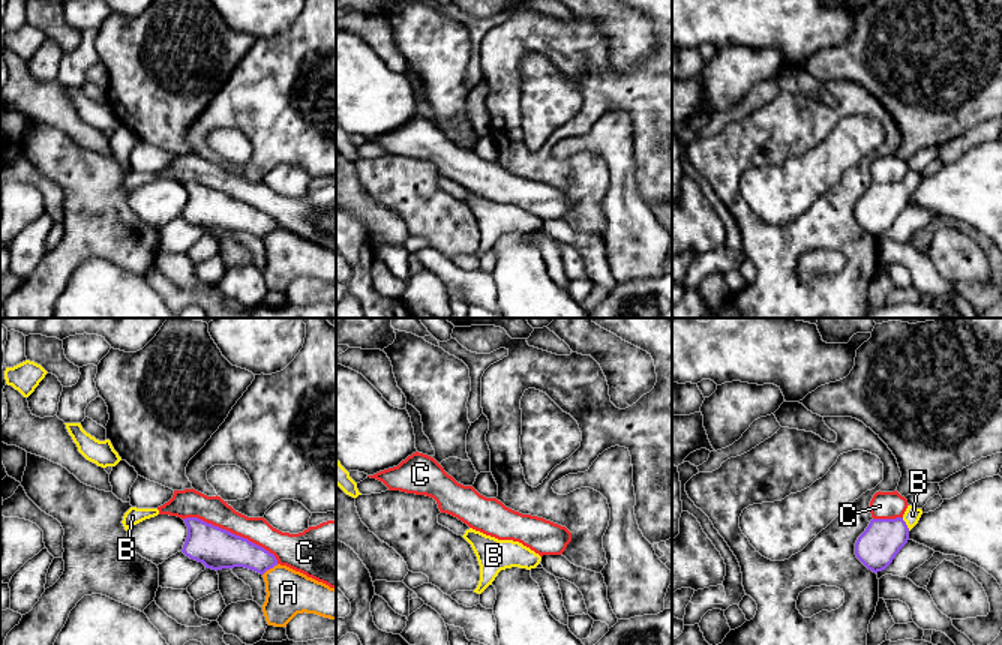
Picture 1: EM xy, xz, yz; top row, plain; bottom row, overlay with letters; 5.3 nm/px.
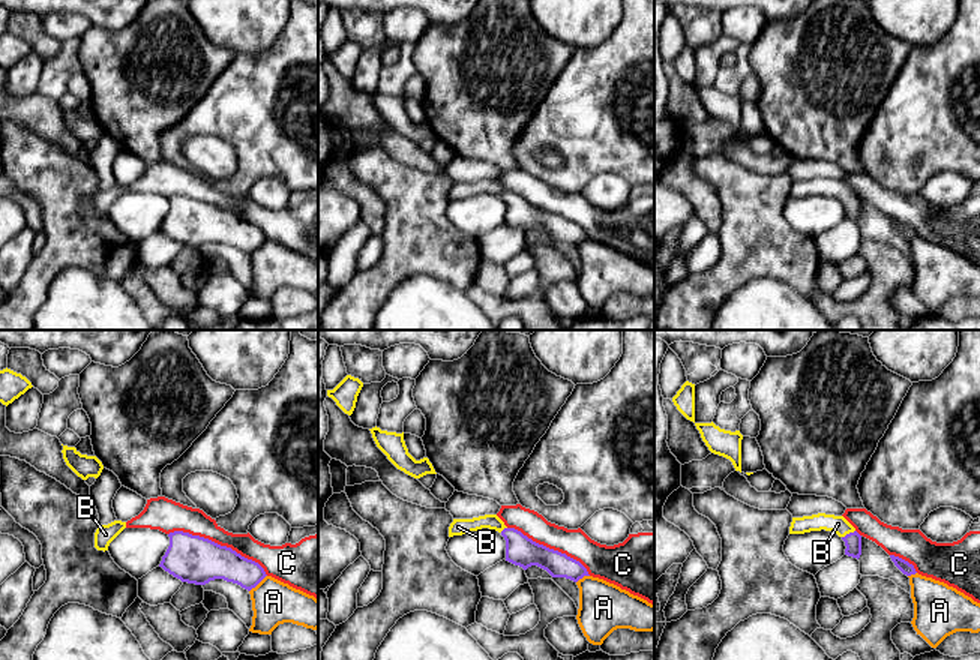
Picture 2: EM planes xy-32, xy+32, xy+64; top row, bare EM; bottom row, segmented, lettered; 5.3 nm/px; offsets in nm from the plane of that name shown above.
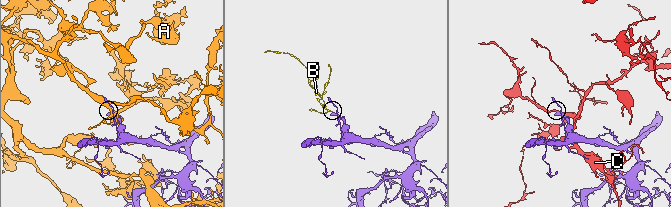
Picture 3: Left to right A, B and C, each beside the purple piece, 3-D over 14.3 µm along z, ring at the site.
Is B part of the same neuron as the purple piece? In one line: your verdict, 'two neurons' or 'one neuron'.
one neuron

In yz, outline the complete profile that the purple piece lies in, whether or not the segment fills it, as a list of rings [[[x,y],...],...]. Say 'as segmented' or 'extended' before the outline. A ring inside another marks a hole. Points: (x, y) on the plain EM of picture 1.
extended; [[[908,170],[904,178],[896,183],[872,183],[855,207],[856,222],[873,237],[885,234],[909,204],[909,195],[918,188],[921,172]]]

